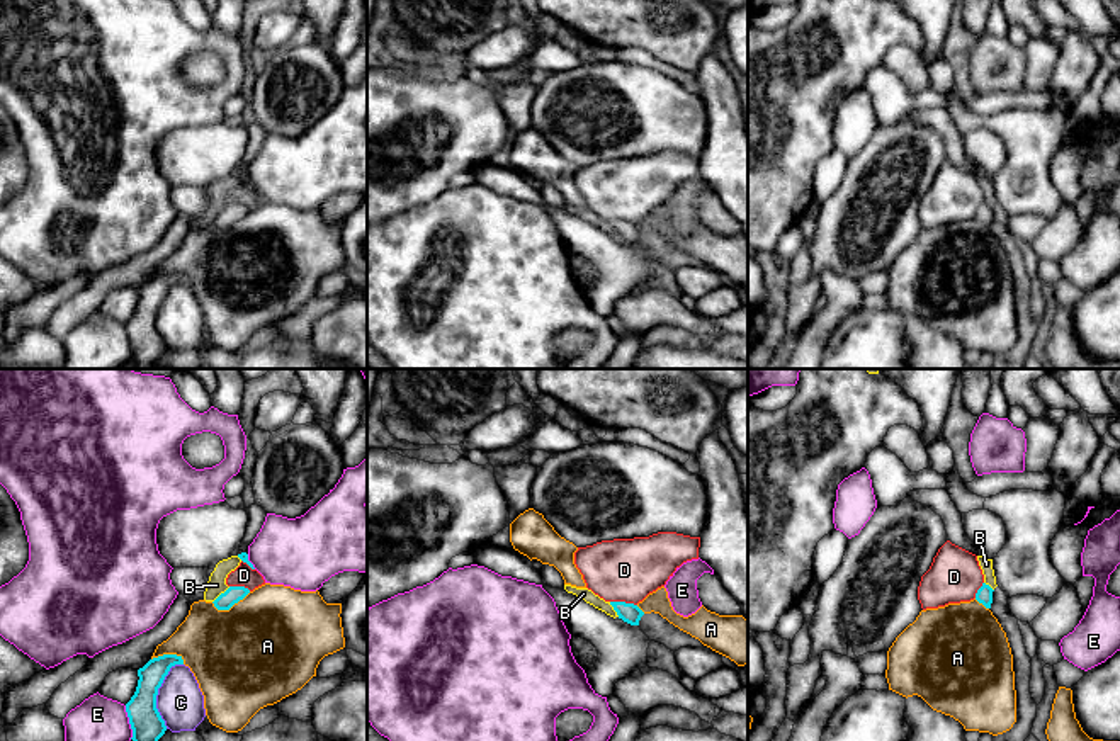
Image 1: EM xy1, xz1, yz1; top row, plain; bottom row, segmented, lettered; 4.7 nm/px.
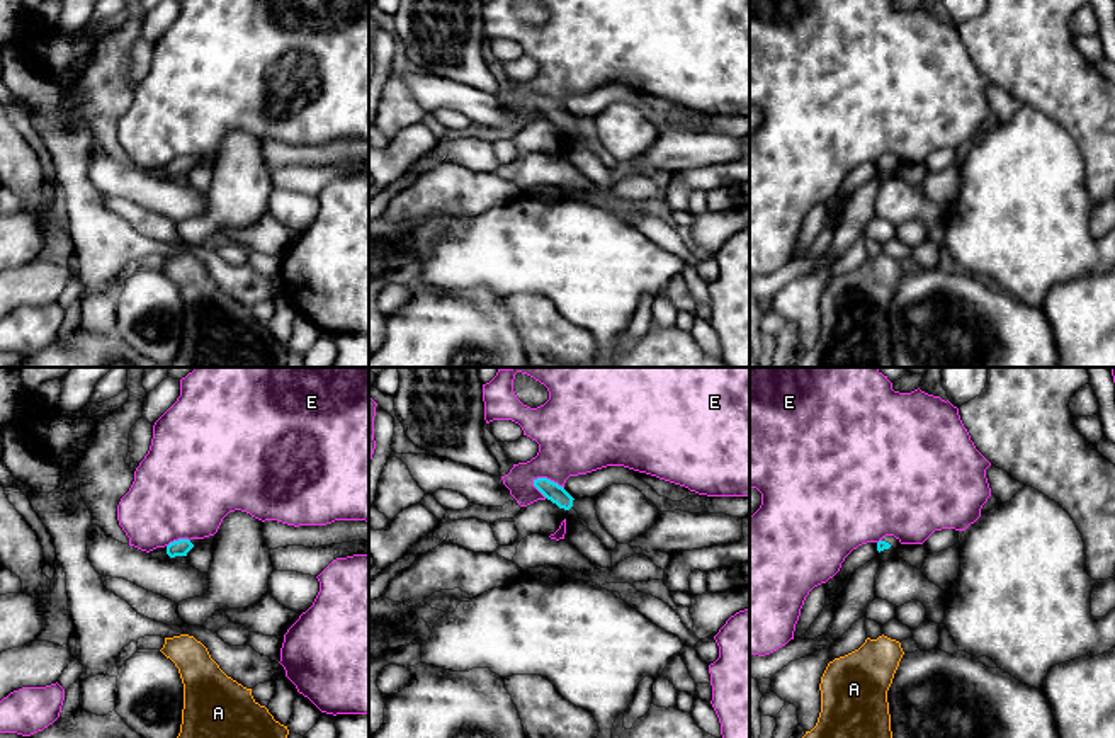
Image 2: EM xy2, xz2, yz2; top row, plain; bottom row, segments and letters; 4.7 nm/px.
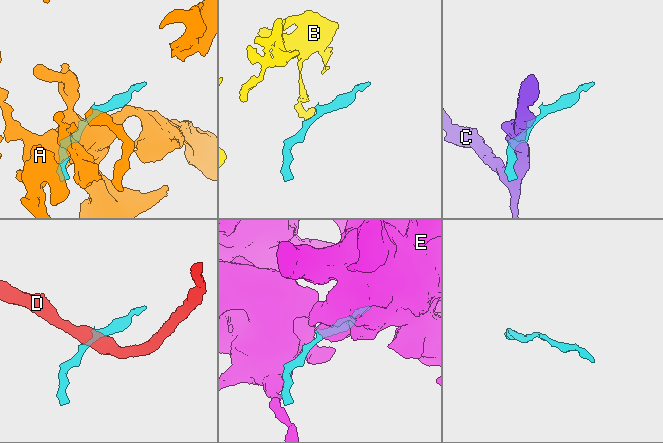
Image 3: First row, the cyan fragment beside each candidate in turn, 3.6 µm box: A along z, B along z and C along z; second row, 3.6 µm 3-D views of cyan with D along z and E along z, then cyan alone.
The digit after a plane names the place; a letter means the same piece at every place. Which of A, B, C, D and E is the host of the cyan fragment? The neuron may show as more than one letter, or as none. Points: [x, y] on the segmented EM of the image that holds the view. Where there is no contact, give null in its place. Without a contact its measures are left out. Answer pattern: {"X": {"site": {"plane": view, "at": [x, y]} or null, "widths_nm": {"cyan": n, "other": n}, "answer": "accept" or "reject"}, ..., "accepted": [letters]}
{"A": {"site": {"plane": "xy1", "at": [230, 607]}, "widths_nm": {"cyan": 80, "other": 500}, "answer": "reject"}, "B": {"site": {"plane": "xy1", "at": [221, 593]}, "widths_nm": {"cyan": 80, "other": 90}, "answer": "reject"}, "C": {"site": {"plane": "xy1", "at": [157, 692]}, "widths_nm": {"cyan": 150, "other": 220}, "answer": "reject"}, "D": {"site": {"plane": "xz1", "at": [624, 602]}, "widths_nm": {"cyan": 90, "other": 300}, "answer": "reject"}, "E": {"site": {"plane": "xz2", "at": [546, 478]}, "widths_nm": {"cyan": 90, "other": 360}, "answer": "reject"}, "accepted": []}

